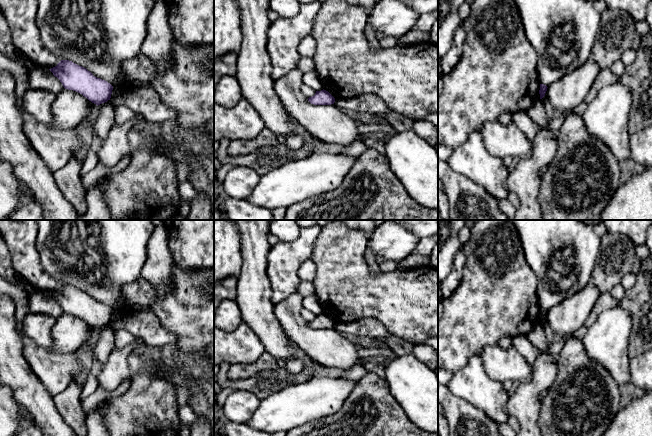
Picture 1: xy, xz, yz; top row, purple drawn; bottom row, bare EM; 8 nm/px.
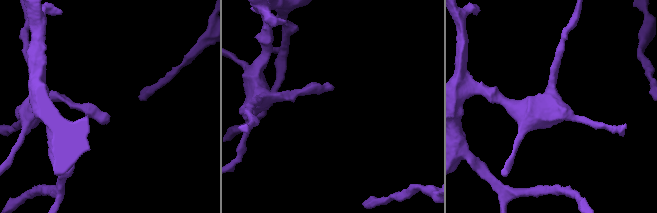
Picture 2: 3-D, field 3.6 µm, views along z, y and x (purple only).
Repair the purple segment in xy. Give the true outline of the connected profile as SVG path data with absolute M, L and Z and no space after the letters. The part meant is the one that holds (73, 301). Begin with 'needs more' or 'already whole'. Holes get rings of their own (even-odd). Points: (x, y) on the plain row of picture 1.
already whole | M61 284L49 293L68 314L76 315L97 330L111 322L113 310L105 304L95 301L86 292L69 284Z

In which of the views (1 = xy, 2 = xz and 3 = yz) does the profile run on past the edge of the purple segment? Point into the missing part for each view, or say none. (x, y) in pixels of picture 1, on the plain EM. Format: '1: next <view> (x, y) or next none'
1: next none
2: next none
3: next none

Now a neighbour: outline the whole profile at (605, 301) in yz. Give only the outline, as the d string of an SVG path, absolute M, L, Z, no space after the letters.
M610 292L601 293L592 309L592 312L586 320L585 326L588 328L597 320L598 316L602 312L617 305L618 302L614 299Z

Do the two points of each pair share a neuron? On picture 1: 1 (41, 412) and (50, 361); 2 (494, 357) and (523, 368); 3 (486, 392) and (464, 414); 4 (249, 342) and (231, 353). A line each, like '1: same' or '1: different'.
1: different
2: same
3: different
4: same

